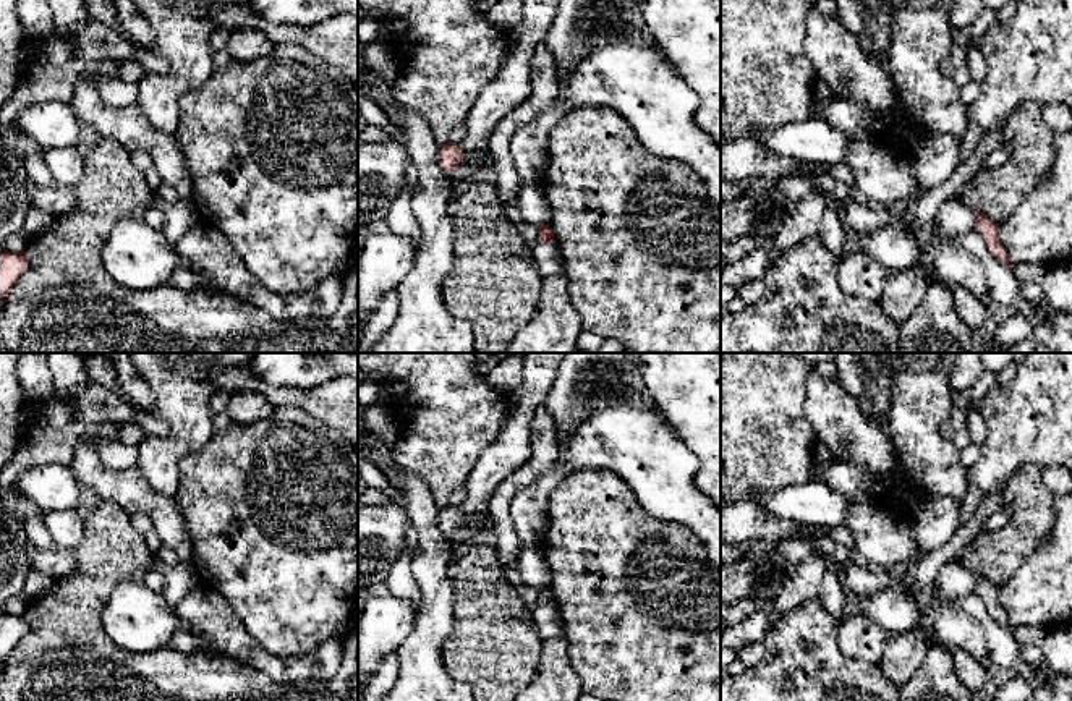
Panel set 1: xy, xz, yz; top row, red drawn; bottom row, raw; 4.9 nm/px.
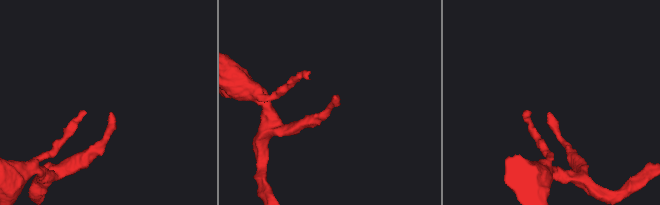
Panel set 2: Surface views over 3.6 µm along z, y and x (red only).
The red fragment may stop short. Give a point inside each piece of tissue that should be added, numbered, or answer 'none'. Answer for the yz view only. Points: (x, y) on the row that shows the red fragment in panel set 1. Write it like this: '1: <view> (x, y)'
none

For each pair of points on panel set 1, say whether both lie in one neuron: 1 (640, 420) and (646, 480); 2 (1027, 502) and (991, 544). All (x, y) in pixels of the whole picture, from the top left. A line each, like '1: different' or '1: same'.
1: same
2: same

